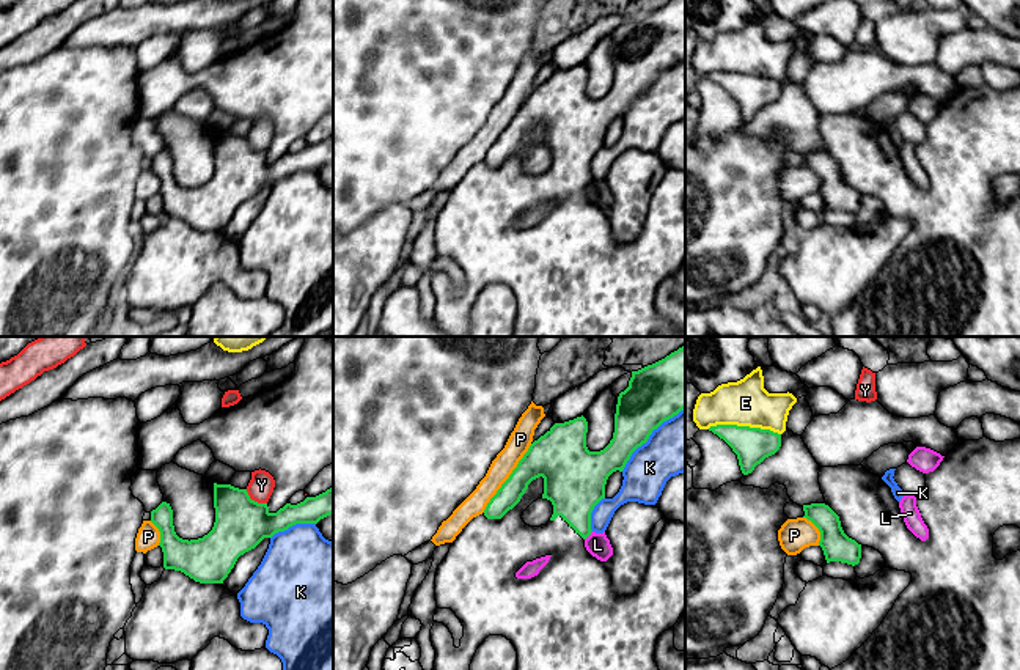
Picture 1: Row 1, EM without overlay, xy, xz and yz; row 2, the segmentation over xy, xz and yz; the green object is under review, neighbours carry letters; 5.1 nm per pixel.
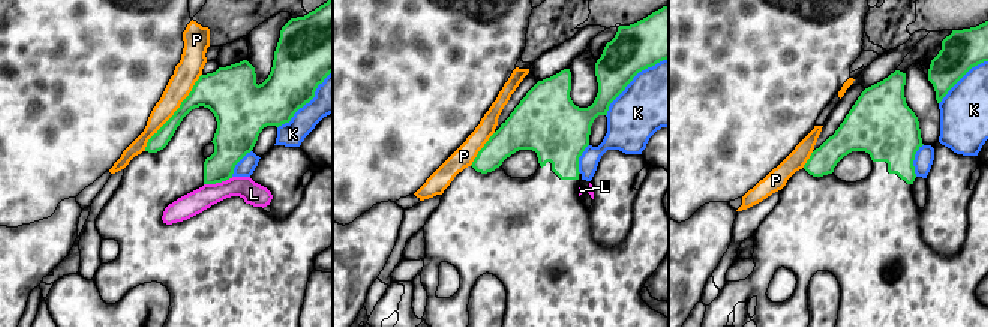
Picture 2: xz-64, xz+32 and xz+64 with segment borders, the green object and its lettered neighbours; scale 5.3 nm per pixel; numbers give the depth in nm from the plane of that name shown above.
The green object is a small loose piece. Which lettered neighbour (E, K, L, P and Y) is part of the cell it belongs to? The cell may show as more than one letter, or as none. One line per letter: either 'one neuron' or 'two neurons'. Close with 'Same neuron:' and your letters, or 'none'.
E: two neurons
K: two neurons
L: two neurons
P: two neurons
Y: two neurons
Same neuron: none

